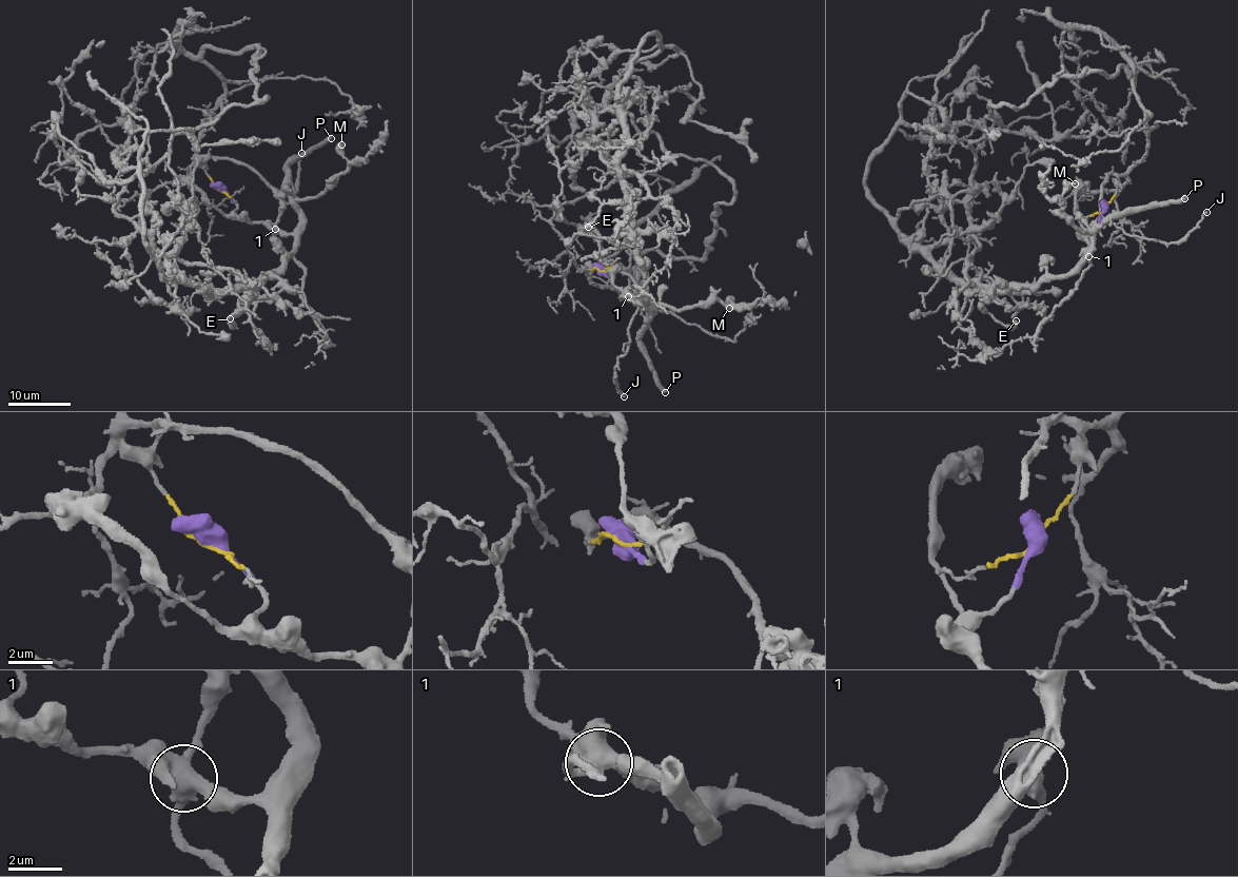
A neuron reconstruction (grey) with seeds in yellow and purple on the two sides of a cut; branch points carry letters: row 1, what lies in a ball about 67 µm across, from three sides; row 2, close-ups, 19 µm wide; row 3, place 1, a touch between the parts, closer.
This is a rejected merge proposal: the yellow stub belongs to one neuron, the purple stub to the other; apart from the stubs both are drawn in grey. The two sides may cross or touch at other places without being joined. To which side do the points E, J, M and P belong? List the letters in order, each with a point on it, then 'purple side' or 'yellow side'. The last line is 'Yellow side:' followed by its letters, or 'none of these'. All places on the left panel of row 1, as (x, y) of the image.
E: place (230, 318); yellow side
J: place (301, 153); yellow side
M: place (341, 144); purple side
P: place (331, 138); purple side
Yellow side: E, J

